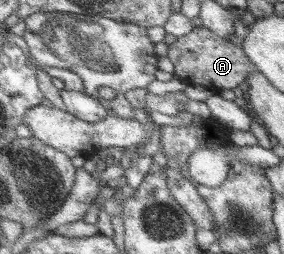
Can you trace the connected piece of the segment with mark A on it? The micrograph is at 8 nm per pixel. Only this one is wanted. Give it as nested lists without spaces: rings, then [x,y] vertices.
[[[194,26],[187,35],[178,37],[168,45],[167,55],[175,67],[173,76],[189,85],[202,85],[214,92],[233,90],[245,82],[249,74],[257,72],[241,46],[215,35],[205,26]]]

